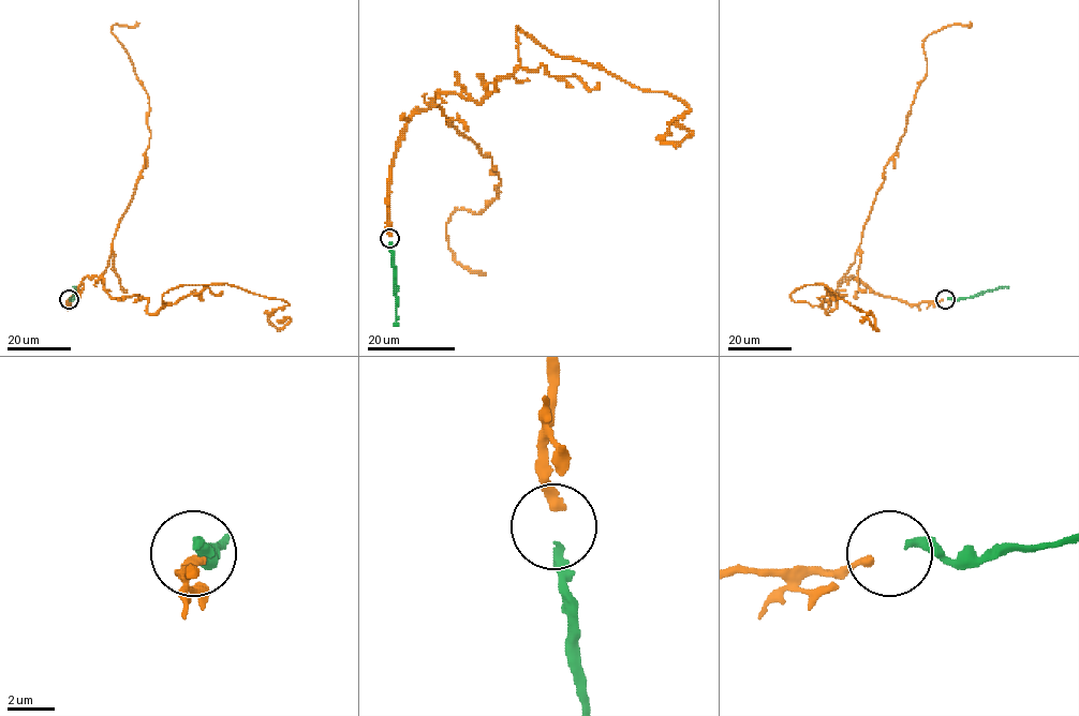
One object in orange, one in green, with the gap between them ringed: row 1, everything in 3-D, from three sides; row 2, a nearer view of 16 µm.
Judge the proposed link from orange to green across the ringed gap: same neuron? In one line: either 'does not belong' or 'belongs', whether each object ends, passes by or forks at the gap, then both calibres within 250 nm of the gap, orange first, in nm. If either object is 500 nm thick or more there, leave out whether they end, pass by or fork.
belongs; orange ends; green ends; calibres 400 and 320 nm

